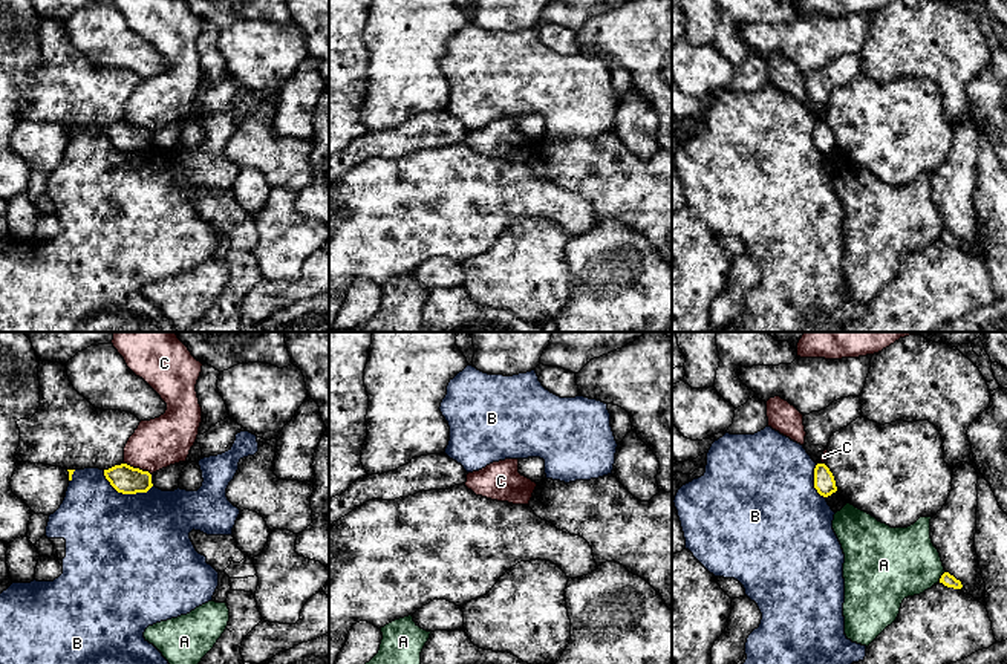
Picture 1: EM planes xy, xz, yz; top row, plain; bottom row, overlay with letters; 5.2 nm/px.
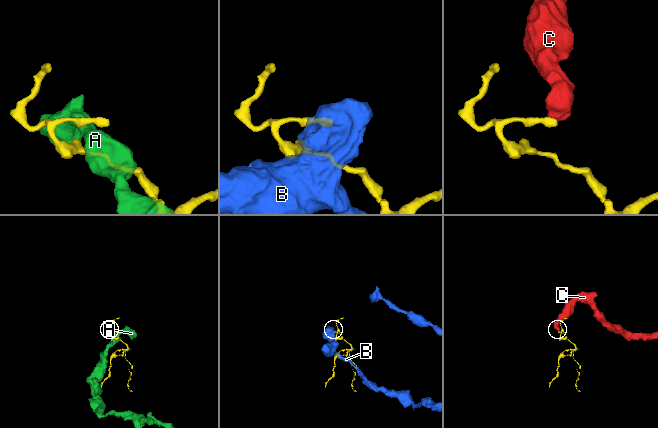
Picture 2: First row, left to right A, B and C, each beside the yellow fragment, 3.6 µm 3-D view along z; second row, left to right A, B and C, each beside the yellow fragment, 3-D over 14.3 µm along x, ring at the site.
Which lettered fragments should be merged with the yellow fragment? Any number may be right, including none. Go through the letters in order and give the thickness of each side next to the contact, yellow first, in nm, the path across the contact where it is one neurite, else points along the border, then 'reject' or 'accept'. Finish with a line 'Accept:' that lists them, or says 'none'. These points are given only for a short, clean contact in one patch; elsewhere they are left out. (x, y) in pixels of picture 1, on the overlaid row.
A: 70 nm thick on the yellow side, 360 nm on the other; reject
B: 150 nm thick on the yellow side, 500 nm on the other; reject
C: 150 nm thick on the yellow side, 260 nm on the other; border along xy (124, 462), (150, 475); reject
Accept: none

